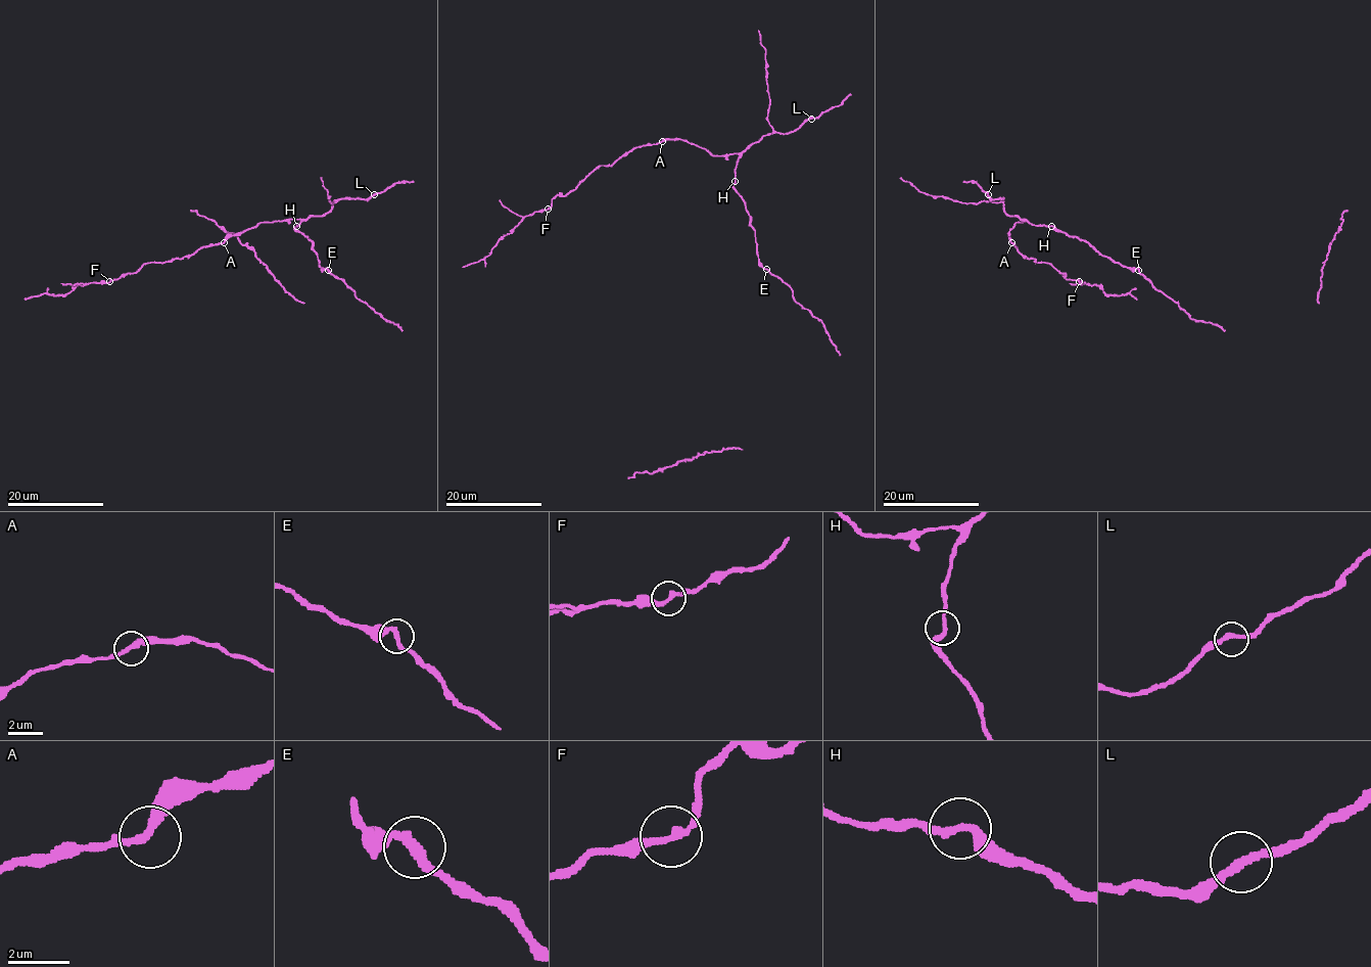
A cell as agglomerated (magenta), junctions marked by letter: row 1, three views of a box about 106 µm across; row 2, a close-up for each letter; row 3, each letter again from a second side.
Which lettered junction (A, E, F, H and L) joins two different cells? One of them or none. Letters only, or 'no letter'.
no letter

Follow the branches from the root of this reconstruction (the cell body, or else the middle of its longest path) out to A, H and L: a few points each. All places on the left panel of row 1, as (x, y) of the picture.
A: (318, 260), (312, 242), (295, 228), (301, 220), (261, 222), (231, 234), (224, 242)
H: (318, 260), (312, 242), (296, 226)
L: (318, 260), (312, 242), (295, 228), (311, 216), (323, 216), (336, 200), (367, 199), (374, 194)

